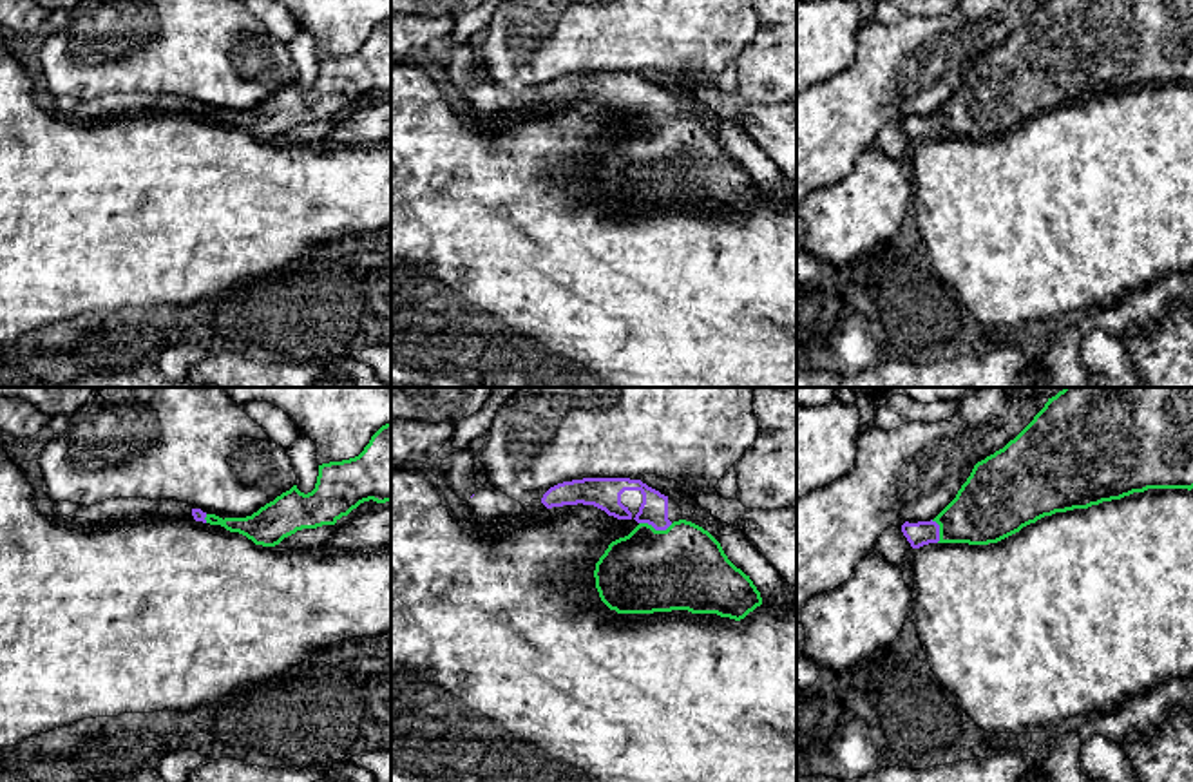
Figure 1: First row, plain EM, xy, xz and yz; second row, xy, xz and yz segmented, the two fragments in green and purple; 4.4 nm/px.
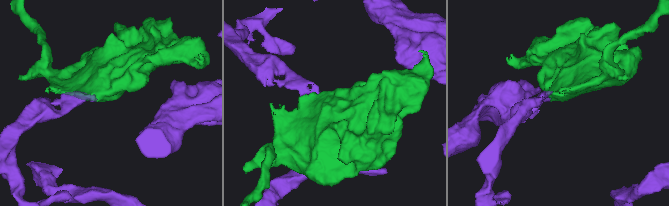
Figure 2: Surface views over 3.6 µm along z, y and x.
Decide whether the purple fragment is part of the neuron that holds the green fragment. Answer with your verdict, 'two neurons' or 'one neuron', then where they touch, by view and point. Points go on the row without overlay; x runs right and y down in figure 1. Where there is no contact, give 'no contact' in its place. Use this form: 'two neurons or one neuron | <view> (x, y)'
one neuron | xz (654, 123)

